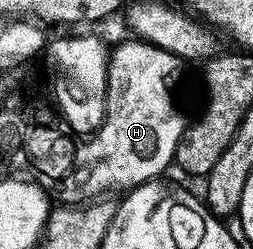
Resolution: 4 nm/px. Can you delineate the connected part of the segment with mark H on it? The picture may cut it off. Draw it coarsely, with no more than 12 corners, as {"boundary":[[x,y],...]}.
{"boundary":[[138,38],[110,52],[103,124],[75,191],[160,178],[188,116],[181,60]]}

